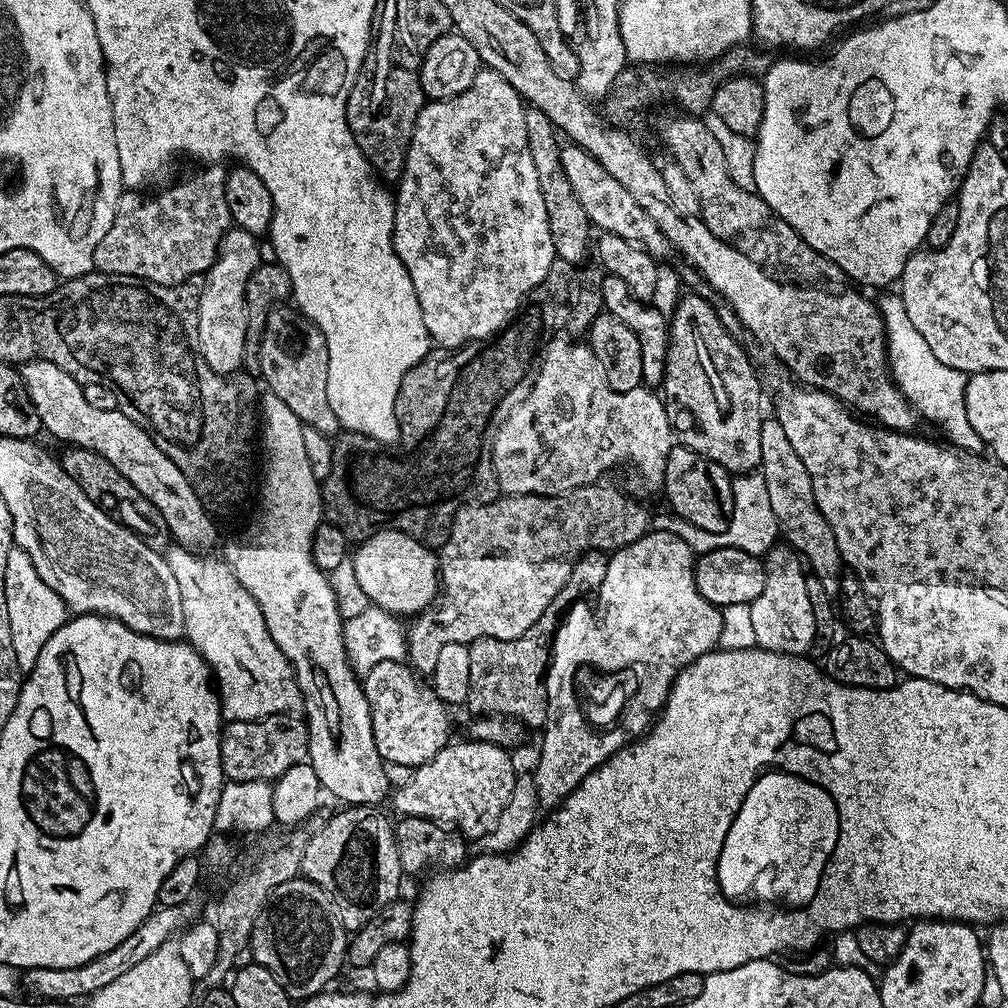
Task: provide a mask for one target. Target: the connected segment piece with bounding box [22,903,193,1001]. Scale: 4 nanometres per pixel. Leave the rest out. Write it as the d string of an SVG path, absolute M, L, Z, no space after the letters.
M191 903L170 906L169 908L157 907L153 915L134 930L134 934L129 934L123 942L118 942L114 950L106 950L106 954L98 954L90 962L82 966L70 966L69 968L30 968L23 973L22 984L29 988L36 996L41 996L44 1000L80 1000L83 1001L89 996L93 996L98 990L113 984L116 979L122 978L138 962L143 962L145 958L150 958L158 946L162 946L167 940L173 939L193 919Z

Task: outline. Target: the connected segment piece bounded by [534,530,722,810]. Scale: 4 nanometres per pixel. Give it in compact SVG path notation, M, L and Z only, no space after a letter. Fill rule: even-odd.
M649 530L642 538L630 542L625 548L615 549L608 556L606 578L596 591L596 604L592 610L587 601L577 601L567 609L567 616L561 619L553 637L552 657L548 669L547 681L553 692L548 700L547 718L544 720L540 740L540 757L536 760L536 798L539 807L551 810L570 795L577 786L595 768L602 766L618 749L641 737L652 727L659 711L668 700L668 691L683 668L688 668L702 654L713 651L720 643L722 634L722 614L715 604L706 602L698 594L694 582L694 551L680 536L672 532ZM574 655L586 658L591 655L596 668L611 673L627 670L639 670L642 684L640 693L624 707L619 719L611 727L597 730L590 725L584 715L580 694L575 686L574 675L576 661Z

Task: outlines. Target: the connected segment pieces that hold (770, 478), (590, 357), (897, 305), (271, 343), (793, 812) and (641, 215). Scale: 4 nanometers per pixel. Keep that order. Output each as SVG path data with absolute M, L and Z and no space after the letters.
M775 418L765 419L762 426L762 458L759 471L766 478L770 506L774 506L774 514L780 523L783 539L796 549L810 569L811 575L820 579L819 587L826 590L829 598L835 597L840 590L842 571L838 542L834 542L834 534L822 510L818 510L814 486L810 482L810 474L806 474L806 466L802 466L802 458L798 458L794 446L790 446L790 438L786 438L786 430L782 430Z
M564 334L557 335L549 340L552 341L549 344L547 341L546 347L539 357L530 397L524 403L519 403L519 407L515 407L507 413L504 418L504 424L497 430L496 437L493 438L492 473L497 476L497 486L500 488L501 493L504 496L563 496L566 492L573 492L575 488L597 483L603 477L600 476L603 472L608 472L611 468L618 467L619 464L632 464L633 470L640 475L641 486L646 491L652 492L655 488L656 491L663 489L666 458L674 446L674 433L672 431L672 423L668 421L668 415L662 410L656 410L656 412L636 412L636 407L640 404L639 395L631 392L615 392L610 387L606 374L594 354L594 350L587 342L569 338Z
M898 294L879 297L878 307L884 315L884 333L888 339L888 368L900 393L912 403L923 419L925 416L930 423L937 424L955 447L963 448L965 452L983 453L985 447L982 438L978 438L978 430L974 430L974 426L970 426L970 418L966 418L964 395L968 376L938 362L938 357L934 350L930 350L926 338L922 338L914 322L910 322L906 306Z
M292 306L273 307L271 314L266 318L264 333L260 336L258 355L260 355L261 372L259 375L262 380L262 375L264 375L264 380L268 383L267 391L273 396L282 398L282 402L286 402L286 406L290 406L290 410L294 410L294 414L298 414L298 418L306 428L322 430L322 434L326 434L329 438L335 437L341 431L338 414L334 414L334 410L330 410L330 398L326 398L326 378L330 366L326 338L322 334L322 330L318 330L318 326L313 320L307 320Z
M769 770L761 774L754 782L754 786L750 786L750 790L746 794L746 798L742 802L742 806L738 810L738 814L734 818L734 822L730 826L730 830L726 834L726 842L722 846L722 854L716 863L716 881L720 884L720 893L726 899L733 902L744 902L747 896L753 896L756 900L768 900L769 905L784 906L780 904L789 904L789 909L796 910L801 906L807 906L812 903L816 893L822 887L824 878L824 868L828 865L829 858L832 857L834 846L838 842L838 834L840 833L840 819L838 818L838 810L834 798L830 798L830 794L821 784L815 784L809 780L804 780L801 776L794 775L793 772L782 772L779 770Z
M568 142L561 147L560 157L562 170L566 170L566 182L570 182L578 202L582 202L582 210L586 210L589 222L601 233L609 232L618 238L626 238L626 242L640 245L657 258L663 258L670 252L668 240L662 230L658 230L654 218L650 218L650 214L646 214L646 210L642 210L642 206L634 202L632 195L615 178L606 174L604 167L589 152Z

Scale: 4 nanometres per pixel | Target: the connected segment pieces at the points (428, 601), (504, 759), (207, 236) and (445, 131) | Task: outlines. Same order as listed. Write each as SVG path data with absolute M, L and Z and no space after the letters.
M386 530L374 534L357 548L360 549L357 552L355 549L351 557L354 562L354 574L358 578L358 583L362 585L362 590L366 590L369 605L391 612L397 618L412 618L425 608L432 607L440 591L440 562L437 553L429 545L401 532Z
M471 738L465 741L465 744L450 742L441 748L413 771L410 782L391 793L390 801L401 817L417 816L441 826L454 826L461 836L475 842L494 830L502 810L506 810L518 769L508 757L509 749Z
M201 168L201 172L162 189L157 196L140 196L144 194L136 190L121 192L114 222L94 250L93 269L136 276L152 284L182 284L207 273L233 222L230 206L226 206L225 169Z
M481 67L467 90L449 100L428 100L416 119L412 140L408 143L404 171L398 181L400 189L395 189L394 192L396 213L392 241L398 258L402 258L402 266L406 266L406 274L410 274L410 282L414 282L414 294L418 294L422 322L426 322L426 330L433 345L441 349L463 348L466 344L483 342L503 332L513 317L521 311L520 303L523 305L543 285L549 270L557 263L554 242L550 238L550 222L546 218L546 202L542 202L538 174L534 171L534 161L530 159L530 142L526 142L525 111L524 101L520 99L514 86L510 86L510 82L502 78L502 74L498 74L493 68Z

